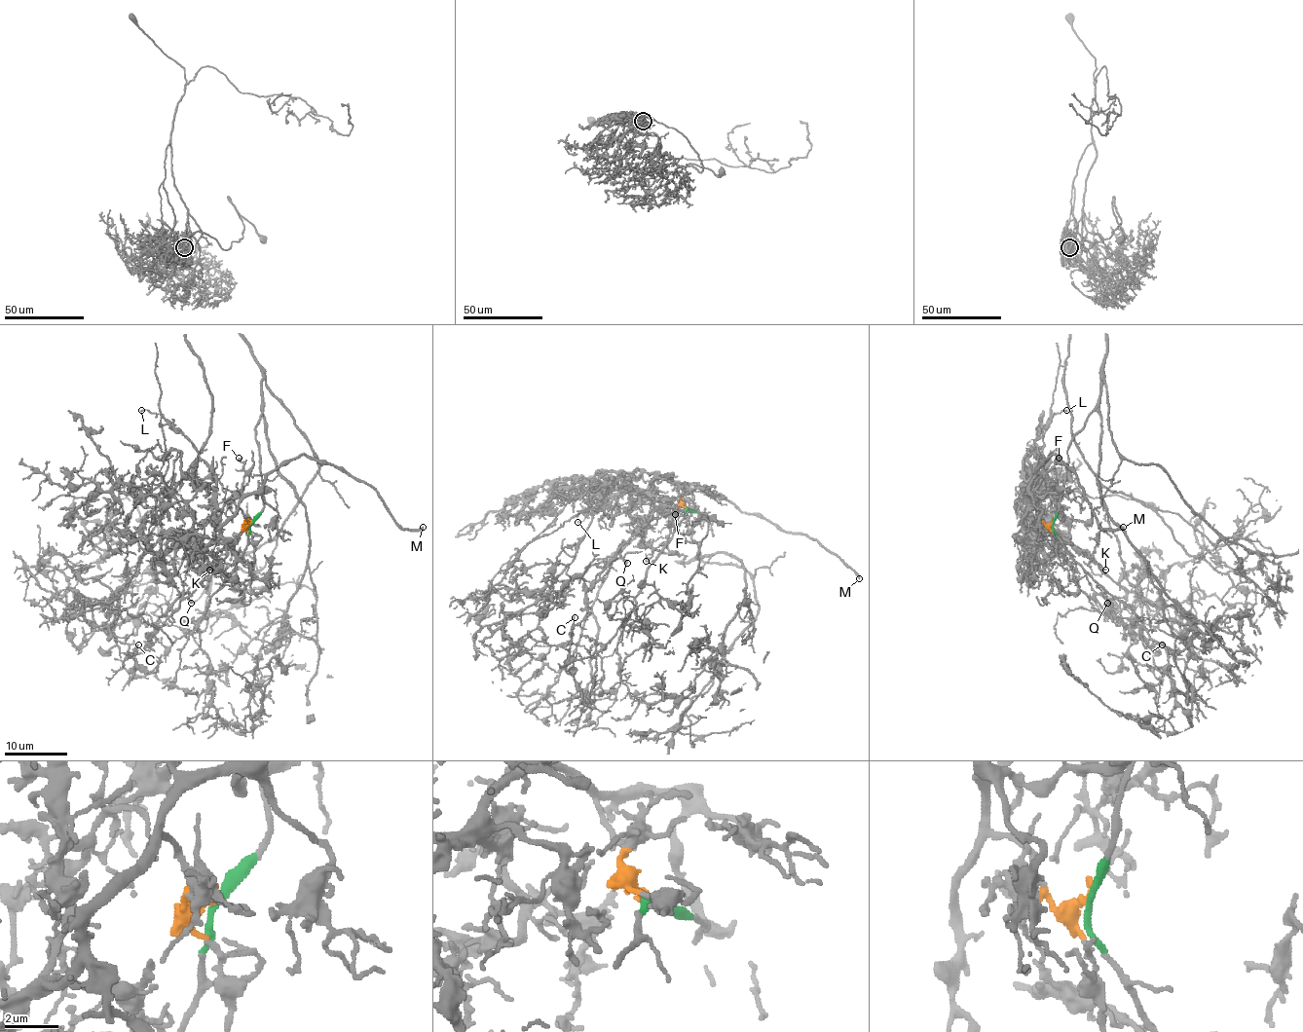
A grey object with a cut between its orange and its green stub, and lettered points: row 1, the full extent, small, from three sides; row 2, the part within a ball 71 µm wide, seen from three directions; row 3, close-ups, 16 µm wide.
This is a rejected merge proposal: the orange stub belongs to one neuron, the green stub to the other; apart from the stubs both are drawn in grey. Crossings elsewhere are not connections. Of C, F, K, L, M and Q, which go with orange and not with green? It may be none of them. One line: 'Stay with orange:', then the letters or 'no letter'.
Stay with orange: C, F, K, L, M, Q

